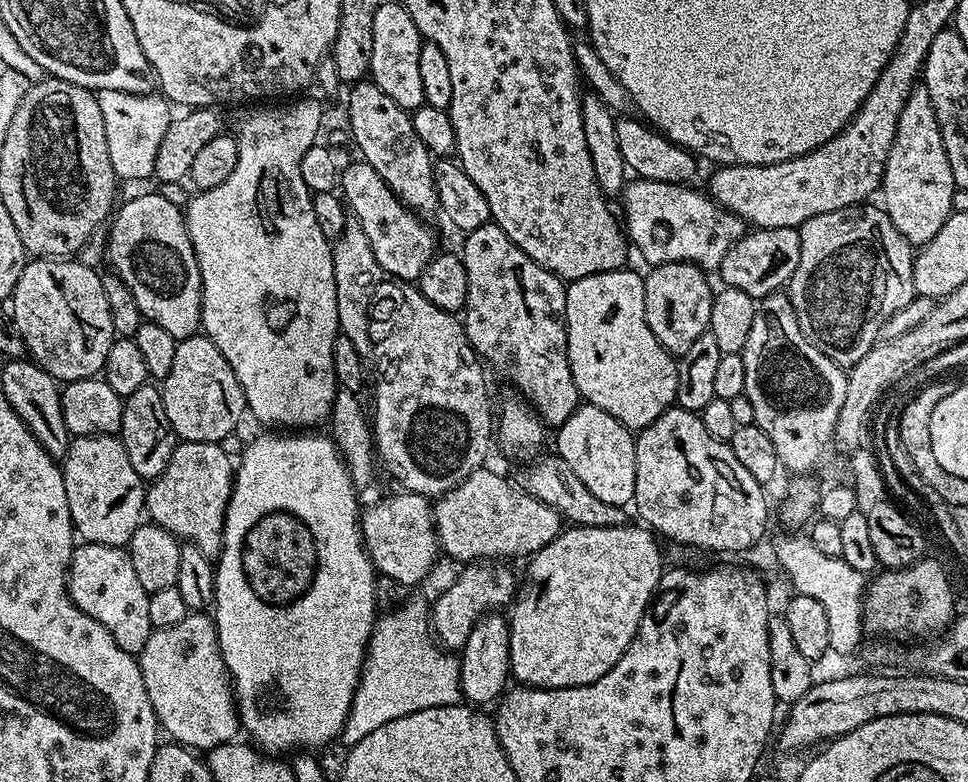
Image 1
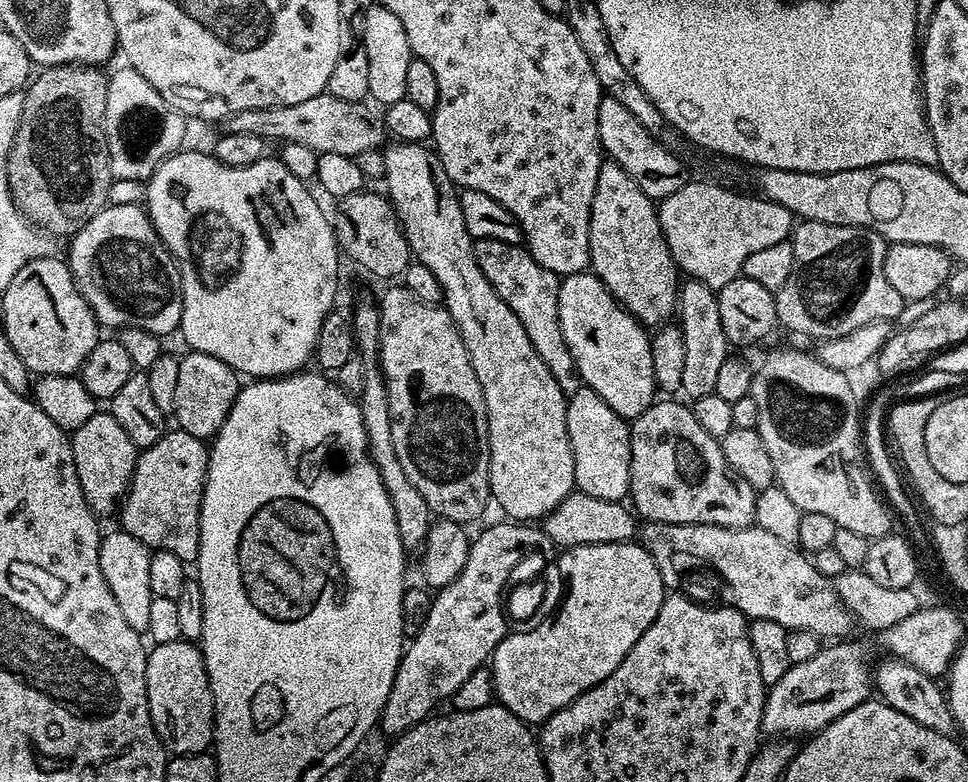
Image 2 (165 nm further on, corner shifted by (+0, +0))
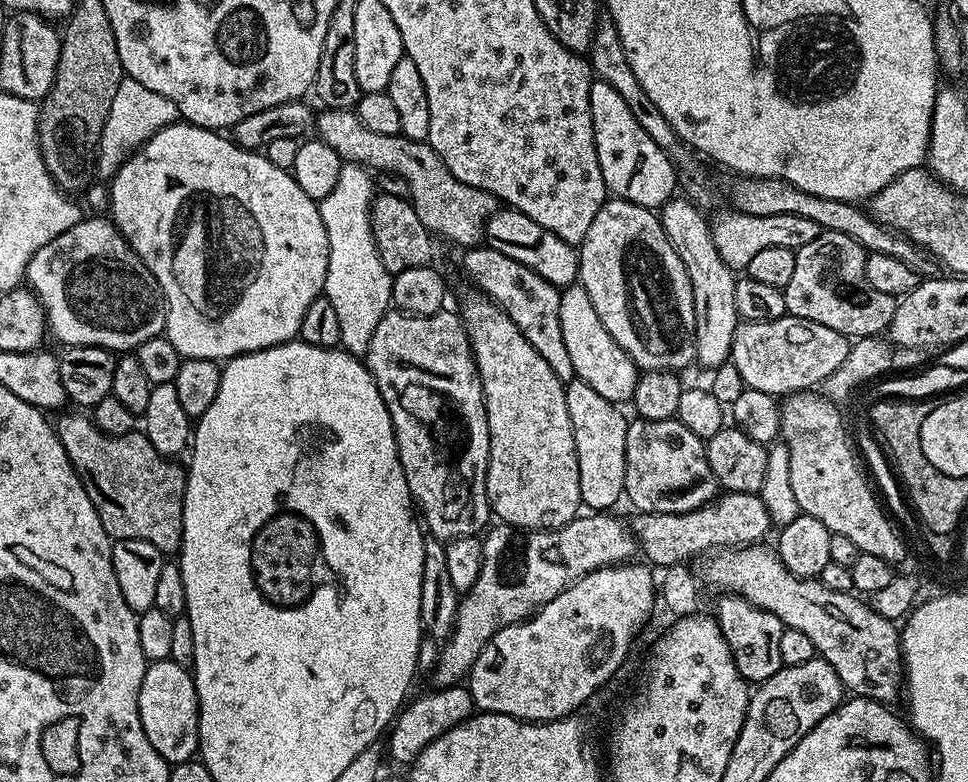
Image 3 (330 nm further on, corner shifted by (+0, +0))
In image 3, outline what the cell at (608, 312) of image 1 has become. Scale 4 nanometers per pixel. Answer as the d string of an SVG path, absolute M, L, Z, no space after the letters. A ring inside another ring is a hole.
M579 282L563 289L560 294L560 317L562 318L562 339L566 342L566 351L570 353L570 362L574 362L576 376L585 380L602 398L606 398L617 406L631 401L636 385L638 369L635 362L610 338L610 330L602 326L602 318L598 318L598 310L594 310L594 302L590 302L590 294Z

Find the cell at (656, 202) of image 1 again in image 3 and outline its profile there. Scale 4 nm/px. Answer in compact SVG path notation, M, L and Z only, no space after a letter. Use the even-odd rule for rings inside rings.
M729 210L720 212L710 220L710 235L717 254L734 270L747 269L748 263L766 246L786 246L790 249L806 246L806 242L814 242L820 236L822 229L818 222L810 222L810 218L801 218L799 214L770 214L755 216Z

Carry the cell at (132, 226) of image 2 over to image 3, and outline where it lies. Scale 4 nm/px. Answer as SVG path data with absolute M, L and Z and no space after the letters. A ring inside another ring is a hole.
M81 218L70 230L58 234L54 242L46 242L28 263L26 284L40 299L49 333L52 332L64 346L106 348L116 354L135 350L142 342L161 335L168 323L168 306L160 283L128 245L128 239L116 229L111 219Z

